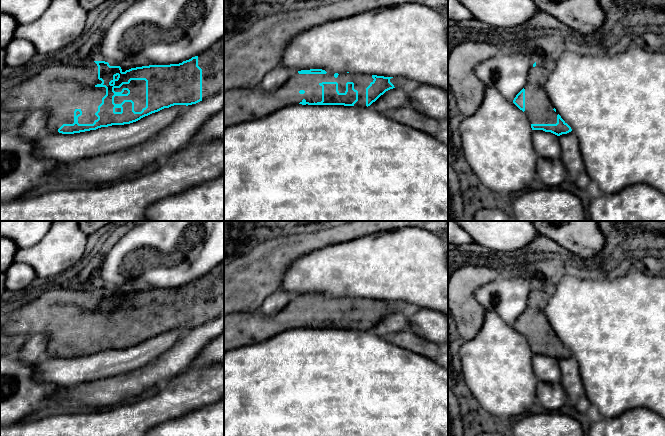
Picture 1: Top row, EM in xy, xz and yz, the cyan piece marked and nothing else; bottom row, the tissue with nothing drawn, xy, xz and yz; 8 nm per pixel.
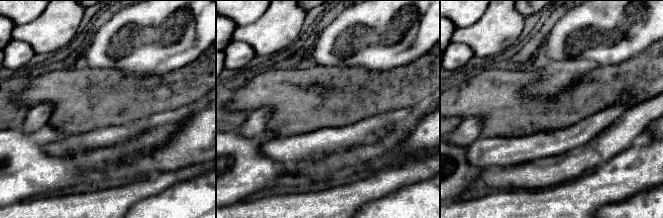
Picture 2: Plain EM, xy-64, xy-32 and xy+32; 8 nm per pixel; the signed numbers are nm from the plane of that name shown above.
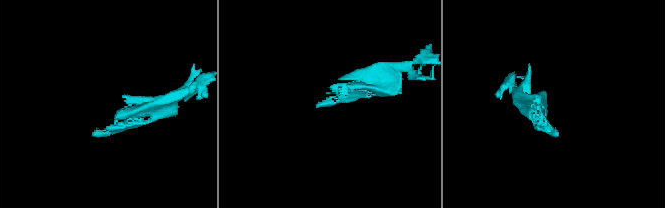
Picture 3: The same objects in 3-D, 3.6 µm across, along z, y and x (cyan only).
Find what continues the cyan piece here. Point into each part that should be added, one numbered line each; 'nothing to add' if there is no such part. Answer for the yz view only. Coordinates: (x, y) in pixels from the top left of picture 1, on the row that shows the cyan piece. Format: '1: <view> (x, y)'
1: yz (538, 108)

